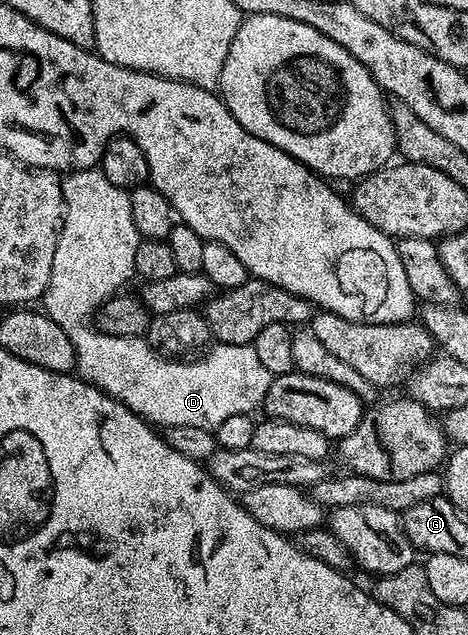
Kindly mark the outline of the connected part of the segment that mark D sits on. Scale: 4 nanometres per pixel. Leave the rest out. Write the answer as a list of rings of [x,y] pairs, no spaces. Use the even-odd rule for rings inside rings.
[[[100,167],[66,175],[62,190],[66,213],[55,246],[55,262],[51,262],[51,282],[43,297],[43,311],[65,331],[67,338],[71,338],[77,358],[76,375],[106,392],[112,400],[130,408],[136,416],[142,416],[162,429],[199,426],[216,430],[227,418],[256,413],[256,408],[258,411],[265,403],[274,375],[263,366],[253,344],[214,343],[202,360],[180,364],[177,358],[170,358],[154,348],[145,336],[116,336],[97,331],[91,323],[97,309],[118,295],[119,290],[124,289],[121,287],[135,276],[135,250],[139,237],[131,218],[129,192],[115,186],[115,182],[101,173]]]

